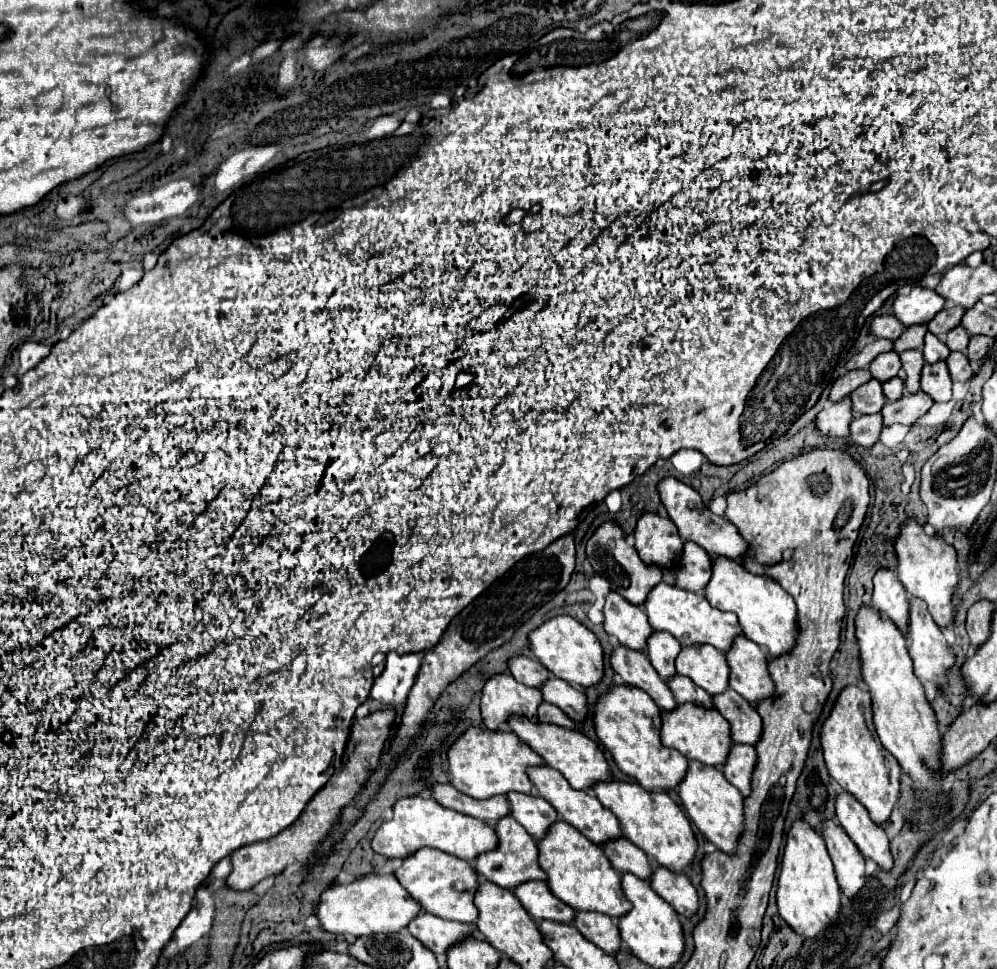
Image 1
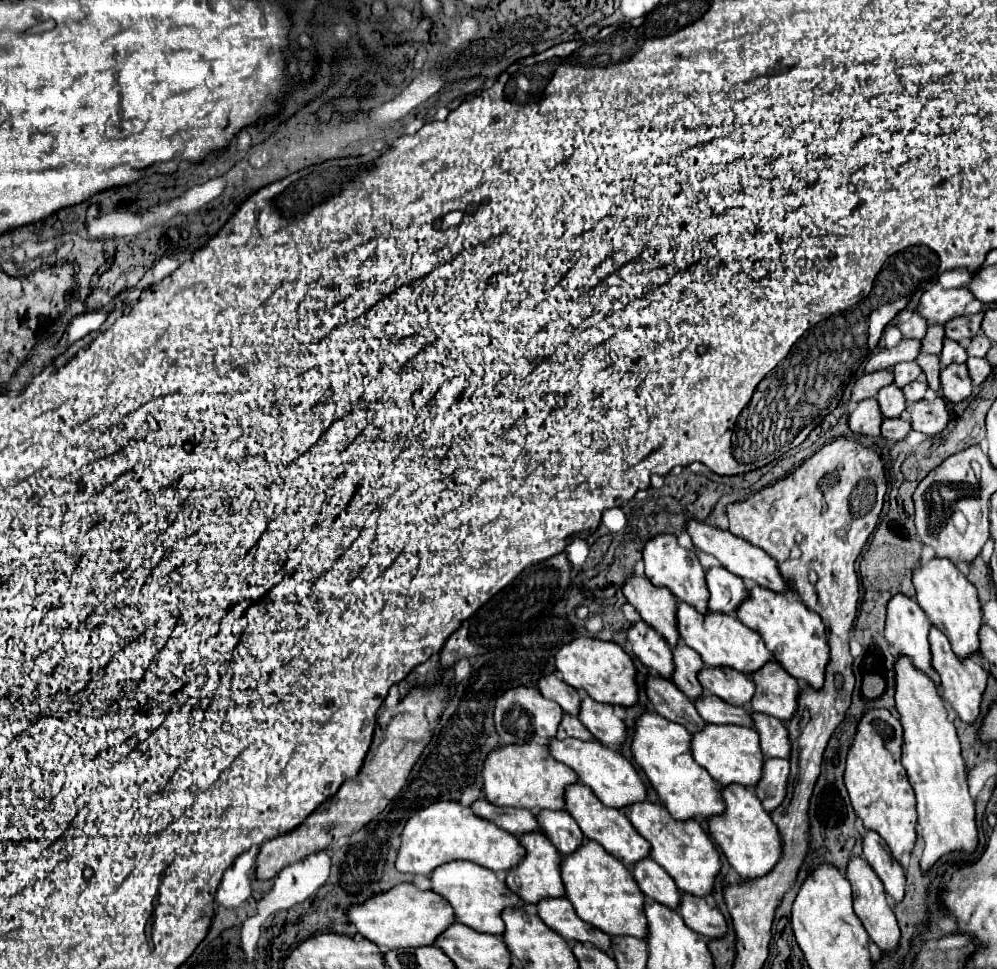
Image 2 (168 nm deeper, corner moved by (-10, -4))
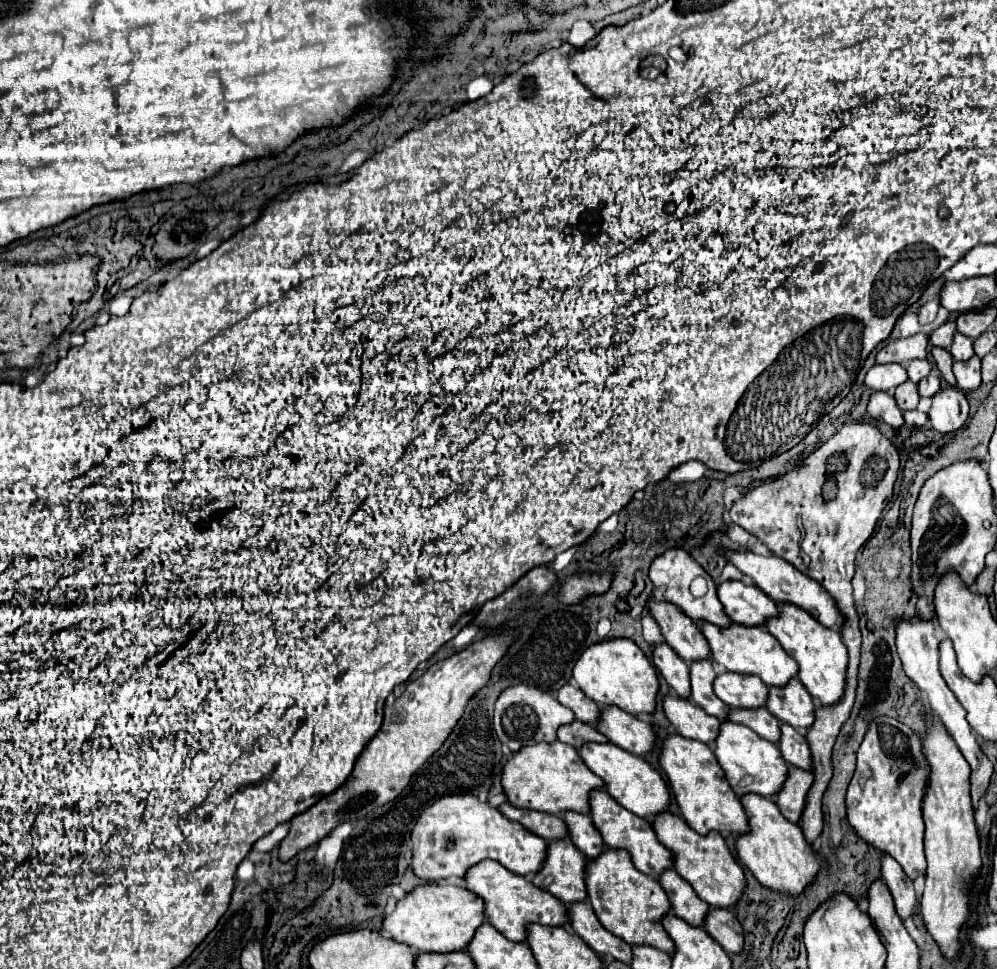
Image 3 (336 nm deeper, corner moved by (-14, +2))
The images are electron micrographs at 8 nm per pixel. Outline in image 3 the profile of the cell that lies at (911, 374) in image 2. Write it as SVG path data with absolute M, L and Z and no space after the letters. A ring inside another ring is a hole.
M913 360L907 364L907 374L909 374L911 382L919 382L929 372L931 372L931 364L927 360Z

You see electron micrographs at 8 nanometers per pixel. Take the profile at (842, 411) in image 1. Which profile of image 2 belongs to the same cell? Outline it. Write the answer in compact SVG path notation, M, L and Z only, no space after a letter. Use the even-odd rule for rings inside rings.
M867 398L859 402L857 410L851 412L849 416L849 428L857 434L867 434L867 436L879 436L881 422L883 422L883 414L879 410L877 398Z

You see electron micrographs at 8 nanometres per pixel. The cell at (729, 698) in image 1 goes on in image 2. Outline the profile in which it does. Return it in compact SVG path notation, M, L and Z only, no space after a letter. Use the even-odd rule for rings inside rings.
M753 712L753 720L755 720L755 730L761 734L761 750L765 758L789 758L791 742L785 724L781 720L757 712Z

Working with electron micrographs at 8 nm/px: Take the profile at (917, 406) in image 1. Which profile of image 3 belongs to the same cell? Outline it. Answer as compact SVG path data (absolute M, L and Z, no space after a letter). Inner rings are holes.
M945 388L945 390L939 390L939 394L935 394L927 414L929 414L931 428L935 428L937 432L943 432L943 434L955 432L965 424L969 416L969 404L961 390Z

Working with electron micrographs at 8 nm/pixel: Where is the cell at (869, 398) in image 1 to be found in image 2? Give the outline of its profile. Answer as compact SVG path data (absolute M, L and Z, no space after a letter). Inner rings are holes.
M895 384L881 388L879 394L877 394L877 400L879 400L881 412L883 412L885 418L899 418L907 408L905 394L903 394L901 388L895 388Z

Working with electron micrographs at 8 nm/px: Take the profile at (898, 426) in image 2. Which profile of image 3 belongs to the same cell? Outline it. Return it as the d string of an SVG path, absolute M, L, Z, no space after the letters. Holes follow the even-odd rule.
M909 410L909 412L903 412L903 420L905 420L907 426L921 428L921 426L927 424L927 414L919 412L919 410Z

